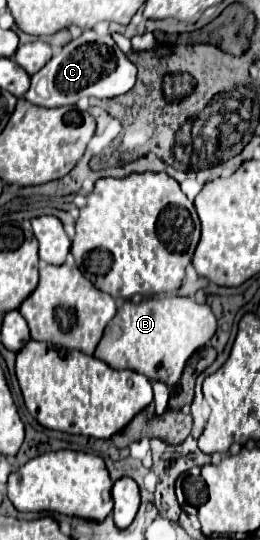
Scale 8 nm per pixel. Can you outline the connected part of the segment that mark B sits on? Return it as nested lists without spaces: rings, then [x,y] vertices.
[[[150,298],[140,304],[126,300],[116,316],[108,322],[104,336],[94,352],[96,358],[120,370],[128,368],[148,376],[152,382],[162,380],[174,386],[184,370],[186,360],[204,346],[216,332],[216,316],[210,306],[198,304],[194,298]]]

